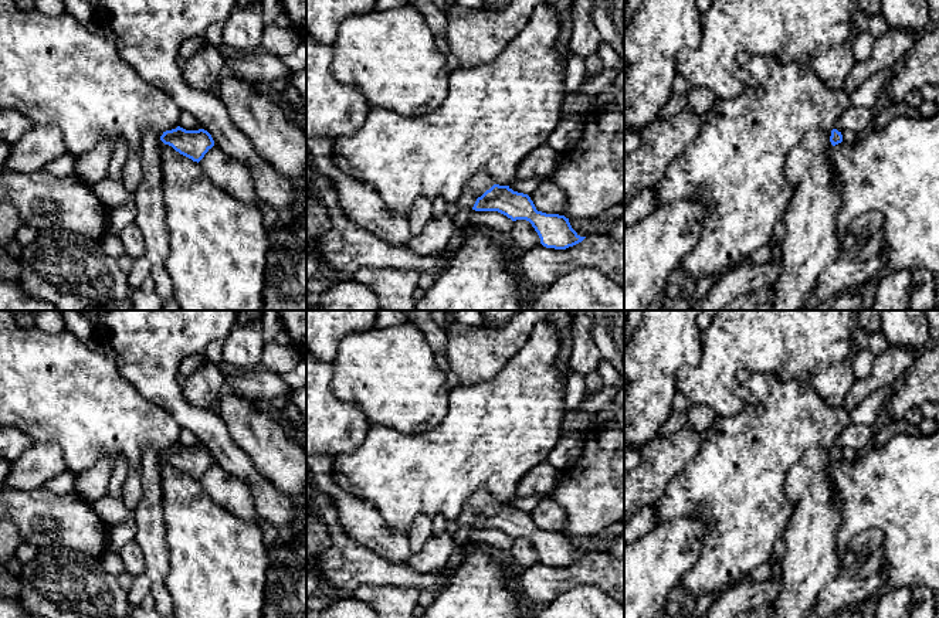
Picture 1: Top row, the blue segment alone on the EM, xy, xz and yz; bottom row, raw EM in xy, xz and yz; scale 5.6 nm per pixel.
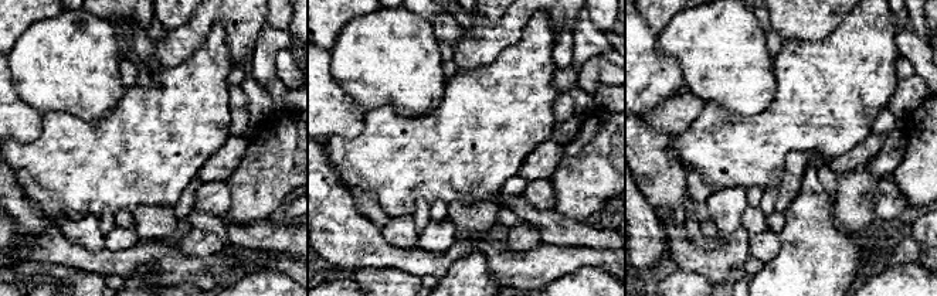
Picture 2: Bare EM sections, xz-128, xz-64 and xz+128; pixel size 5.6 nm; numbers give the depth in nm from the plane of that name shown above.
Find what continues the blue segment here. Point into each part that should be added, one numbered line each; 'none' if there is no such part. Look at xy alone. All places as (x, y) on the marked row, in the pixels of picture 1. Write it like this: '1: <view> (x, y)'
1: xy (151, 218)

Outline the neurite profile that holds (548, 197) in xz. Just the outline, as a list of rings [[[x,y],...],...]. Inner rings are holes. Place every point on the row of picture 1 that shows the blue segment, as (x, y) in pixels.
[[[543,180],[529,197],[538,211],[565,215],[566,196],[553,180]]]

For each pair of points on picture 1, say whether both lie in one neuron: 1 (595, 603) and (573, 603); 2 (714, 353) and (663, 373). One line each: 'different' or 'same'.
1: same
2: different

